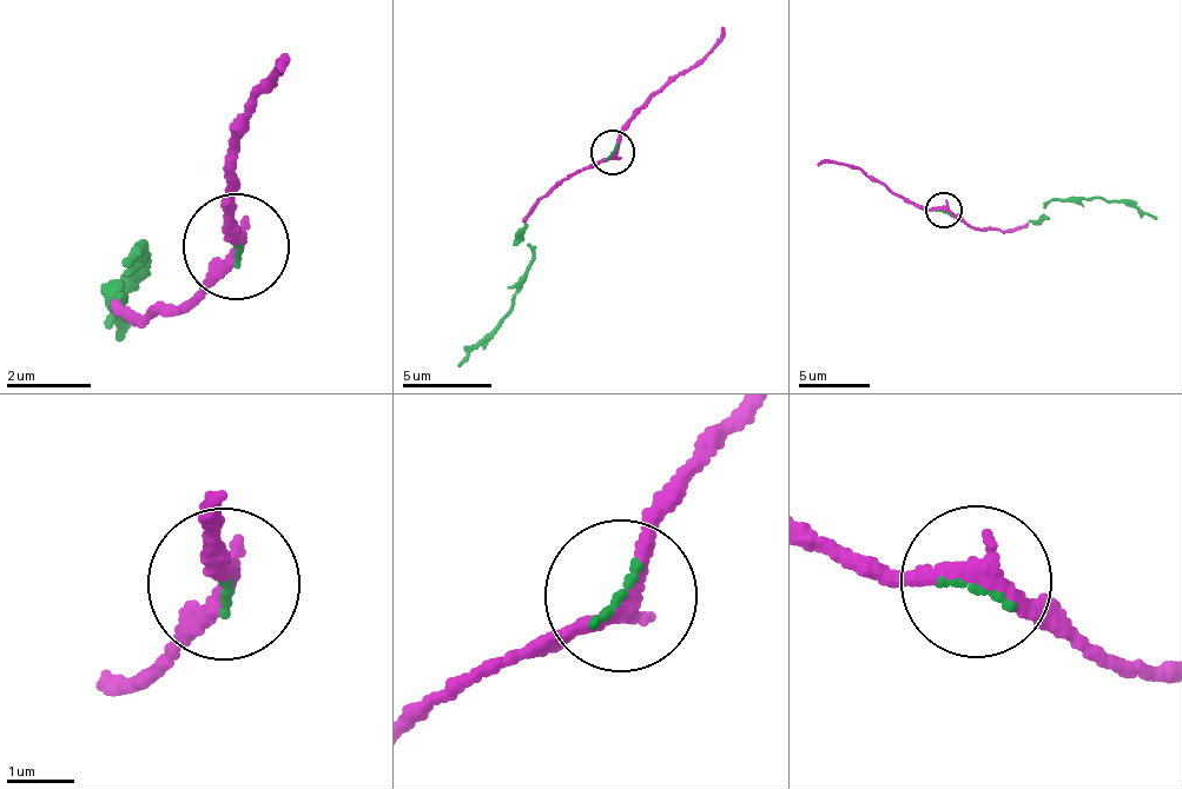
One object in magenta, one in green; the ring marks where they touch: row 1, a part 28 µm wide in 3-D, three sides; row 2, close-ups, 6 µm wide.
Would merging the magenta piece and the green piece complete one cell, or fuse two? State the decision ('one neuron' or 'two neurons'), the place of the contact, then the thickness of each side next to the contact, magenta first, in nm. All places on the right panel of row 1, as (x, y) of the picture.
one neuron; place (944, 210); calibres 240 and 80 nm

